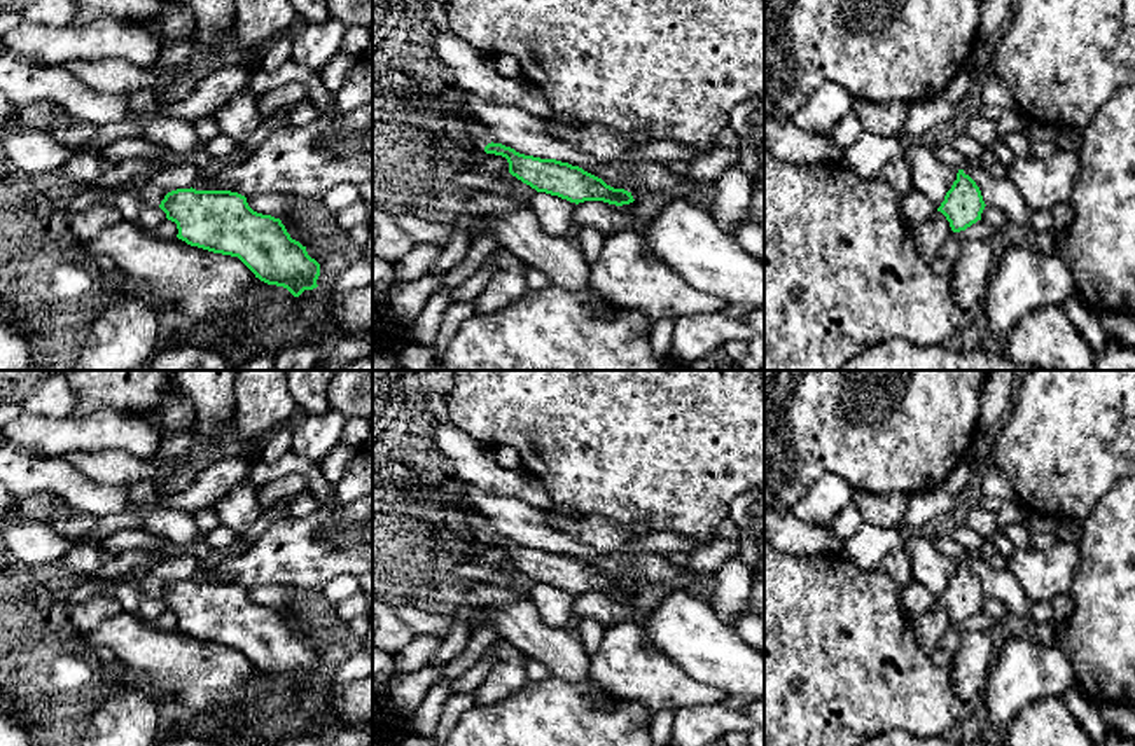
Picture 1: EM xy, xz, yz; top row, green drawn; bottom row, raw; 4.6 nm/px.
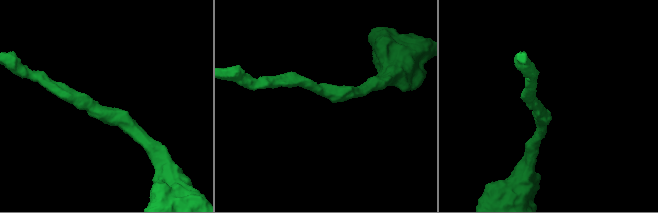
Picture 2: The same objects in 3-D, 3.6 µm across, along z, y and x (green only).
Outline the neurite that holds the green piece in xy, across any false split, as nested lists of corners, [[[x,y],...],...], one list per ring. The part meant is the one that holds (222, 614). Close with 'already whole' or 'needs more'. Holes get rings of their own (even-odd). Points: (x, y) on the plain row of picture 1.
[[[177,580],[159,599],[177,615],[177,629],[191,638],[238,648],[261,673],[287,680],[294,688],[317,680],[320,655],[299,632],[292,631],[280,610],[254,603],[247,589],[231,582]]]; already whole

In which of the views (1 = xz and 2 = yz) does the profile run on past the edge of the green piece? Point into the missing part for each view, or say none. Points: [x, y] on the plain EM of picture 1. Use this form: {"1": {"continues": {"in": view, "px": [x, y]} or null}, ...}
{"1": {"continues": null}, "2": {"continues": null}}

